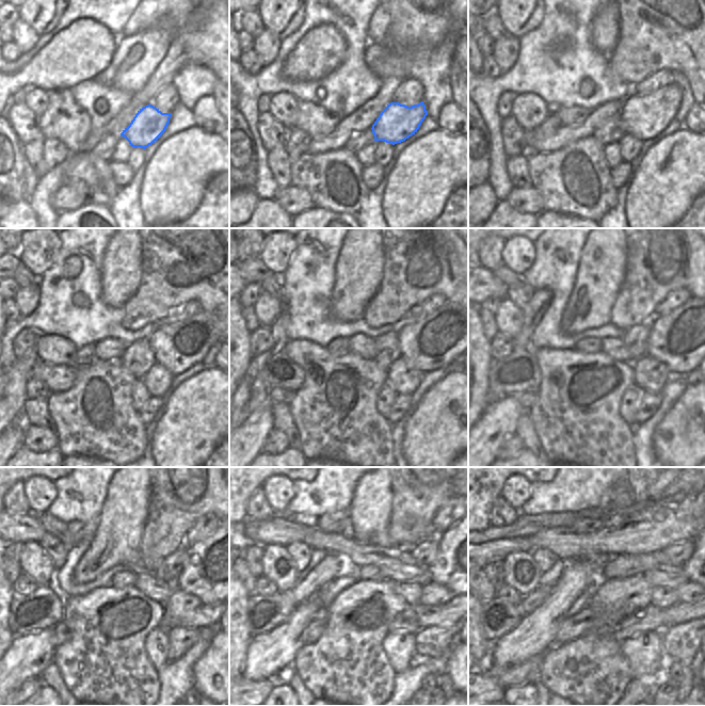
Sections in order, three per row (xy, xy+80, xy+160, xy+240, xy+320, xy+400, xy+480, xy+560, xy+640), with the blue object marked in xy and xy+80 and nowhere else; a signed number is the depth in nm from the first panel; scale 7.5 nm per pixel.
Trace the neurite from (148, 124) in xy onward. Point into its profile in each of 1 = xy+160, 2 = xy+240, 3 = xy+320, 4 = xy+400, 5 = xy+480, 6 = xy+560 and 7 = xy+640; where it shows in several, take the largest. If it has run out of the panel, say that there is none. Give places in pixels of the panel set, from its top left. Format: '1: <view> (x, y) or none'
1: xy+160 (645, 116)
2: xy+240 (177, 347)
3: xy+320 (433, 342)
4: xy+400 (681, 339)
5: xy+480 (207, 574)
6: xy+560 (446, 570)
7: xy+640 (685, 567)

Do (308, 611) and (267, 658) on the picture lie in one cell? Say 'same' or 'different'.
same

